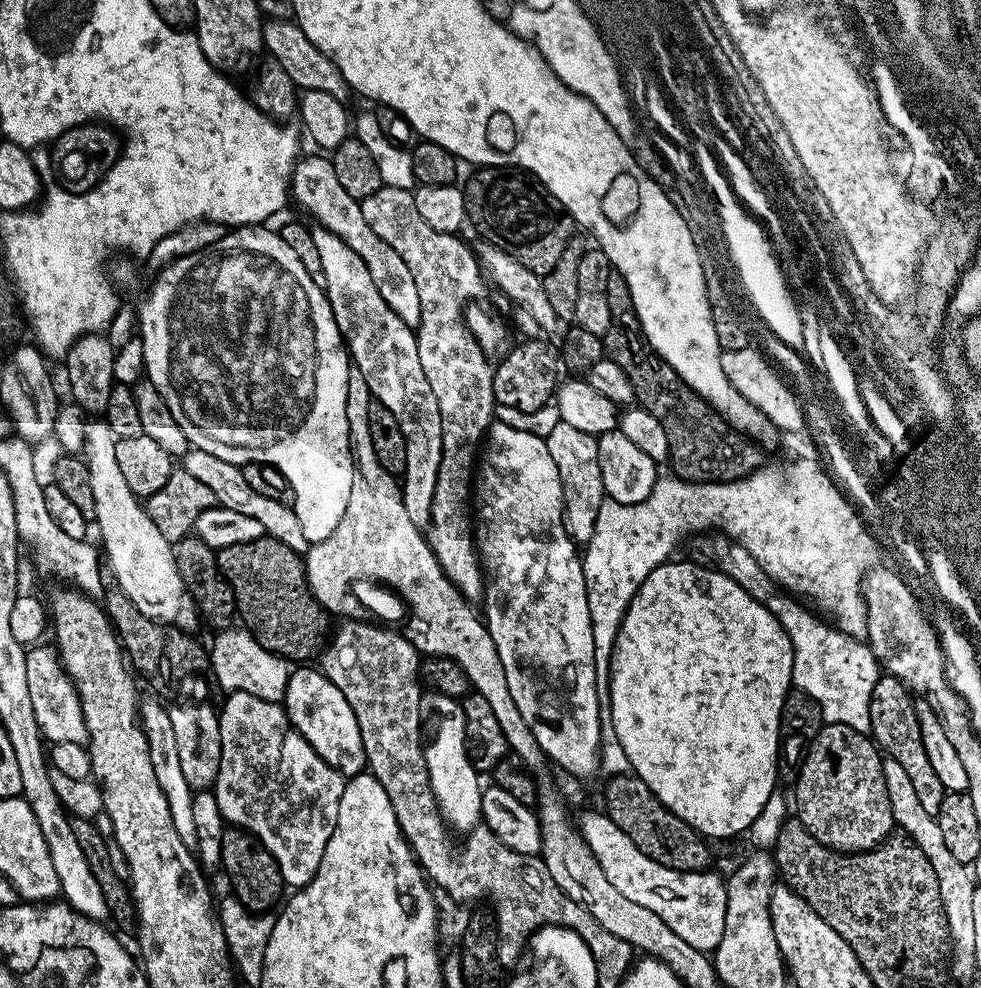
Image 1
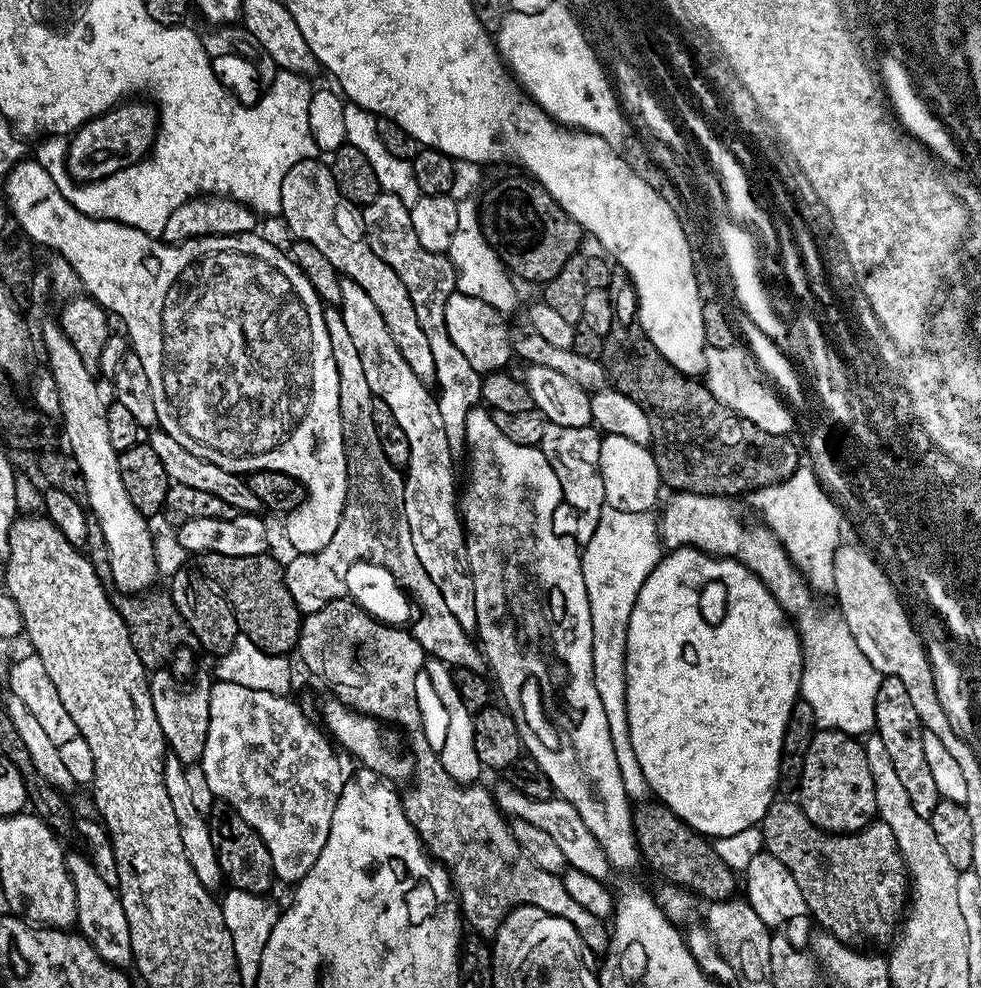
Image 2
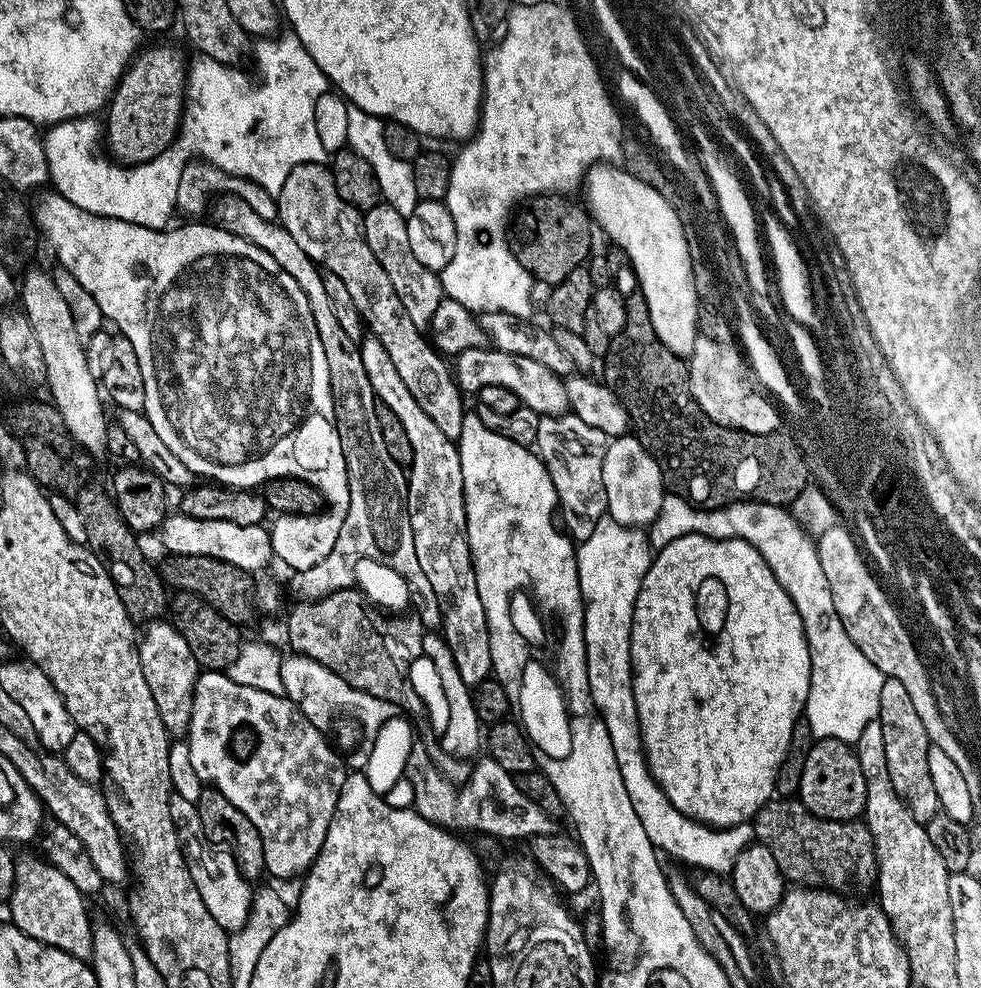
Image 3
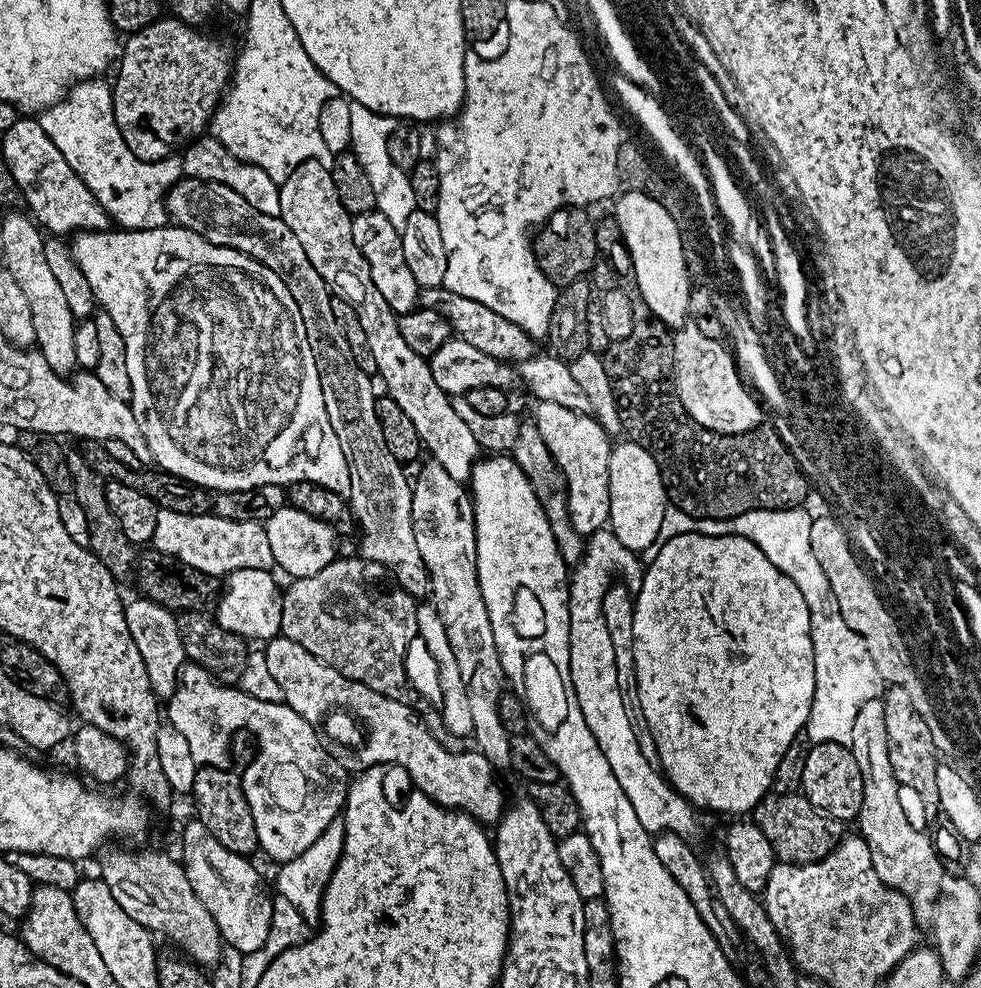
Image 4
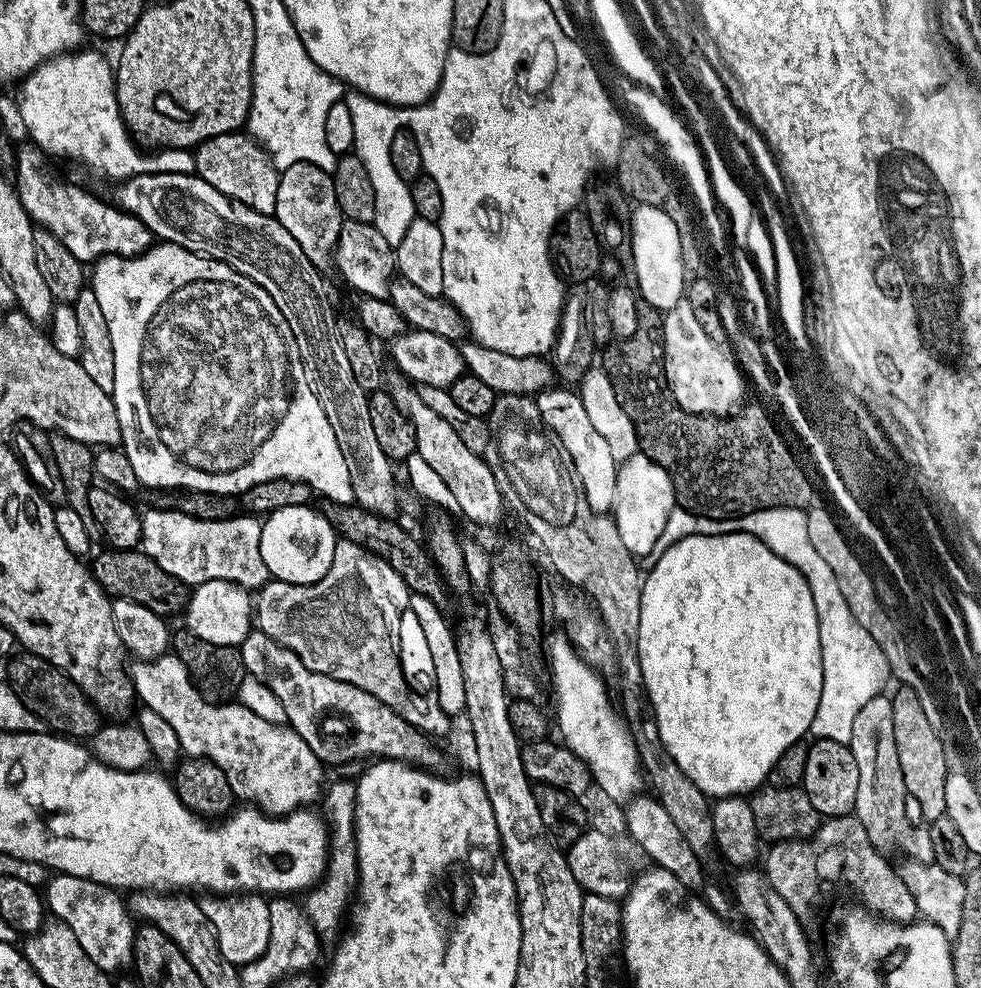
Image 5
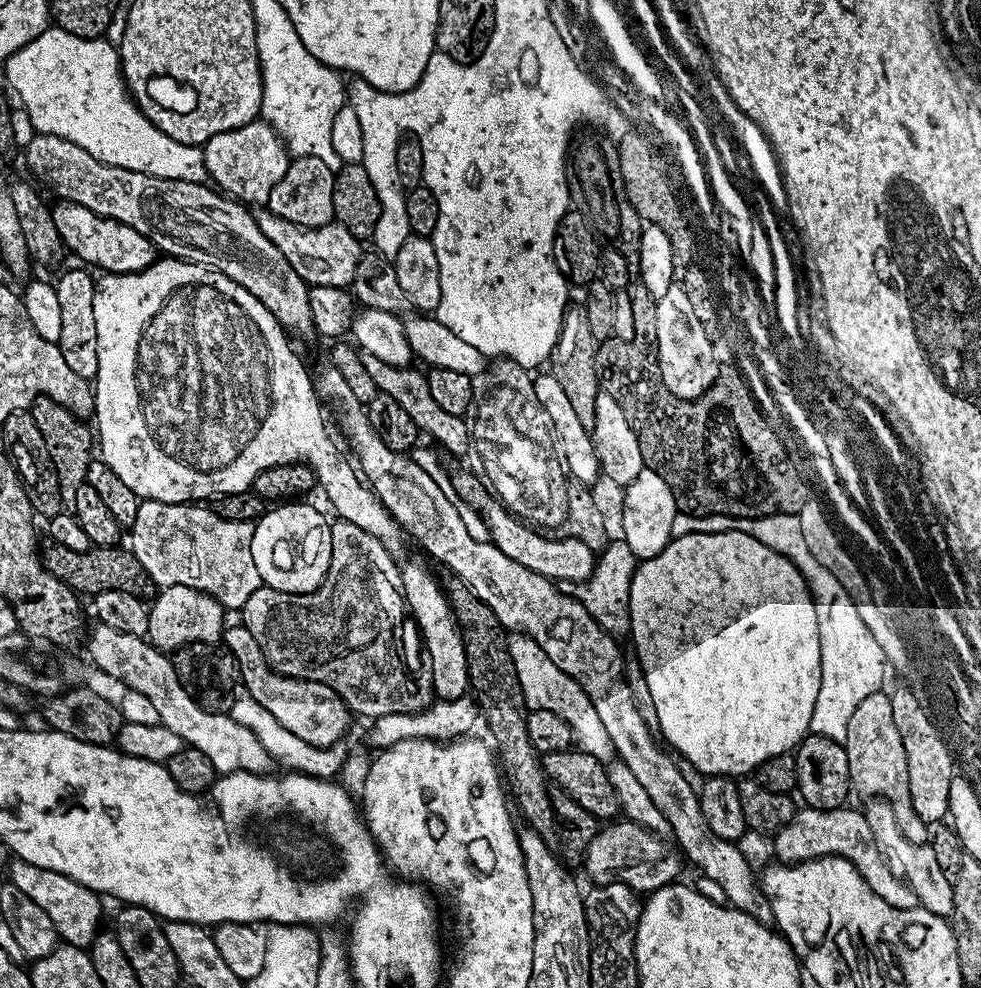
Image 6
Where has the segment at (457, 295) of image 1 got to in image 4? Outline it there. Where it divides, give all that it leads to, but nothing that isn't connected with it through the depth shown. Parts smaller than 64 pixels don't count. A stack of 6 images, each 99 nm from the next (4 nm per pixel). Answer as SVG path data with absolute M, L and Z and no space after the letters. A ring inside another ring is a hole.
M377 210L358 212L352 216L354 246L362 254L378 294L386 298L388 305L397 314L413 311L417 307L421 292L421 287L416 283L414 274L410 274L410 266L406 266L400 234L401 231L395 229L388 218Z

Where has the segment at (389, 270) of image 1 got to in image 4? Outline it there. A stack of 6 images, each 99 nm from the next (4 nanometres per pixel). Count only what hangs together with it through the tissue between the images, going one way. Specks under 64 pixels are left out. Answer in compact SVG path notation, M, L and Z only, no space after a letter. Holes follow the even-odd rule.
M317 160L302 162L279 185L279 189L279 217L302 242L311 266L318 270L325 284L331 286L335 295L356 311L370 346L370 354L377 363L379 379L384 379L388 387L385 388L387 395L398 402L398 406L402 406L402 414L414 422L414 430L418 430L423 449L427 453L432 452L431 459L440 464L450 478L467 481L478 459L474 435L470 434L469 427L454 412L448 393L440 389L438 382L434 382L429 361L406 346L398 330L397 313L393 312L386 298L378 294L366 262L354 246L352 216L344 209L342 202L338 202L338 190L334 188L331 167Z

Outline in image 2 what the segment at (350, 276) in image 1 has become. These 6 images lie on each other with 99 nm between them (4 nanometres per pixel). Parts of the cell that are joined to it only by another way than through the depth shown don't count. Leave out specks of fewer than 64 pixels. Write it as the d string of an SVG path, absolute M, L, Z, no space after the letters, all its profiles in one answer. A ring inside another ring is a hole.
M347 278L341 279L341 302L338 305L342 318L346 322L346 331L358 350L362 360L362 371L375 399L390 406L390 414L398 418L402 434L410 446L408 467L404 477L404 513L410 526L410 542L414 542L414 554L422 562L422 570L438 586L438 594L446 602L450 614L470 634L476 630L476 611L474 610L474 582L468 571L468 545L462 523L462 512L458 507L458 488L456 476L452 473L454 457L450 442L446 442L446 430L442 430L442 414L438 414L436 396L429 385L422 381L406 366L406 358L398 350L378 306L374 306L366 290L358 282Z

